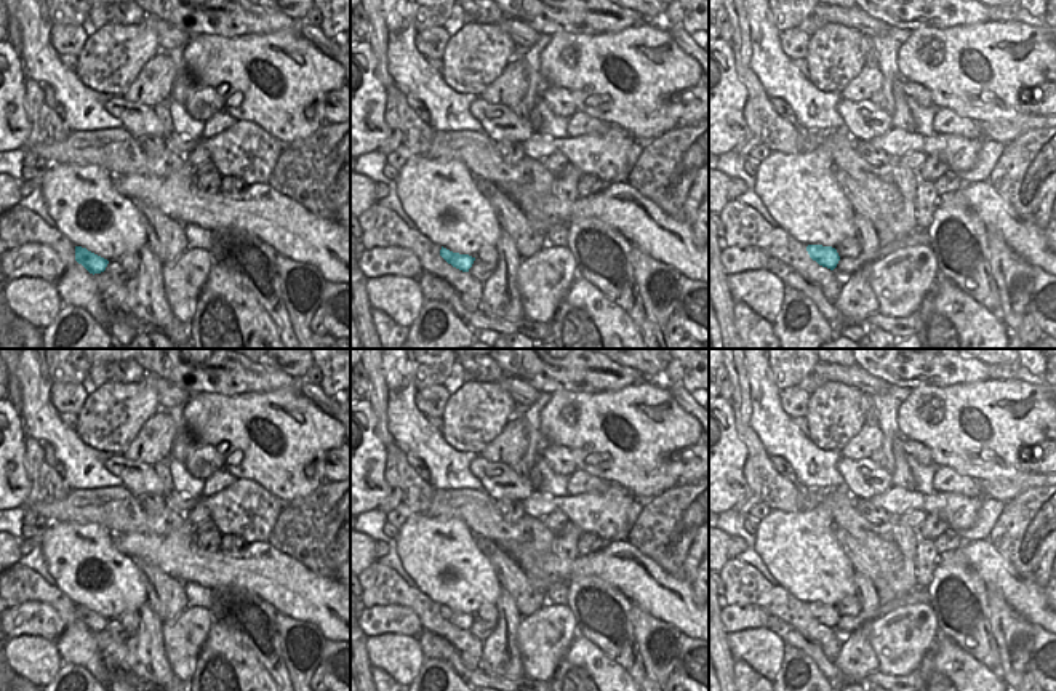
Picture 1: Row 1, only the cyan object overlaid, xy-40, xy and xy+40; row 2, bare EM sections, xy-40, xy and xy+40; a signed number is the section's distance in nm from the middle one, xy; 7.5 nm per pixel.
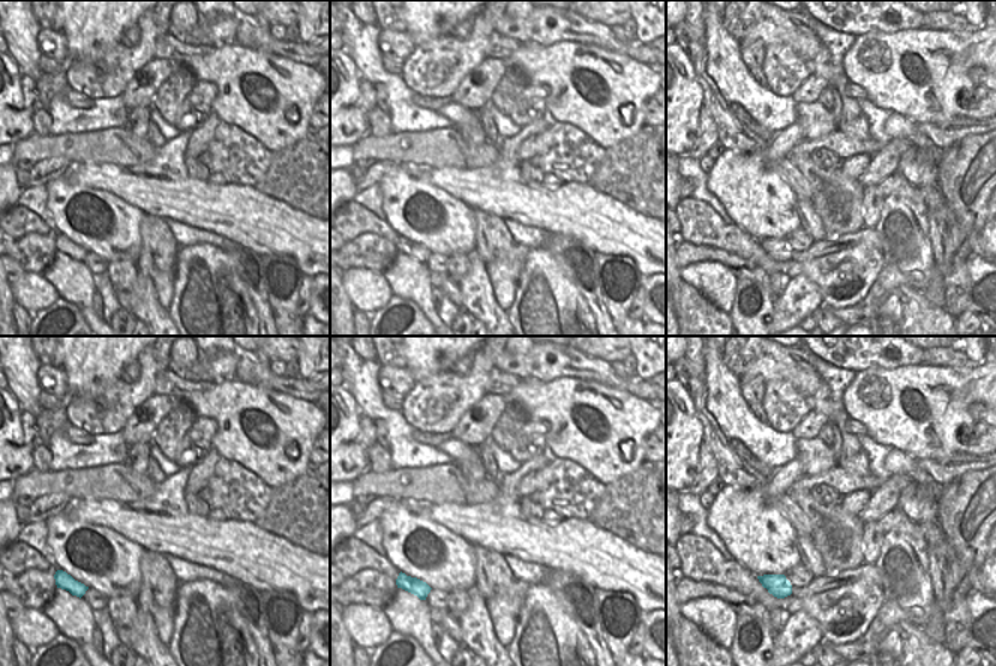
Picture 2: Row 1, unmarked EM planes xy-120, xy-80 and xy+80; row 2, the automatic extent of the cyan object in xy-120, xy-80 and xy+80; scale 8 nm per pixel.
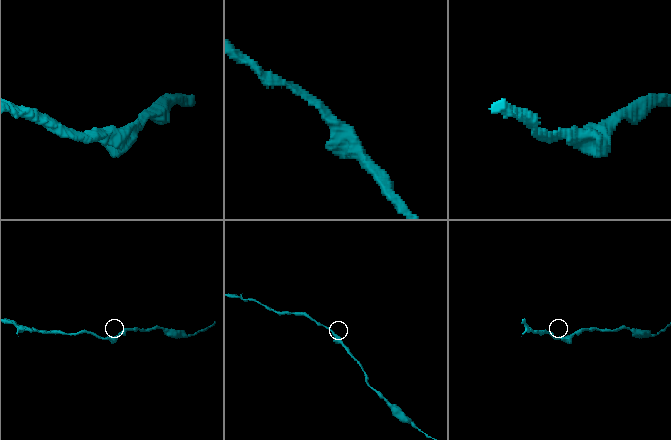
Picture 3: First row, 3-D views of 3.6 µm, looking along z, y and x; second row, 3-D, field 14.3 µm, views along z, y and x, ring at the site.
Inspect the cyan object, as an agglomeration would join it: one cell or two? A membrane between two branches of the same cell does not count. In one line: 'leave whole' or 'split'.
leave whole

